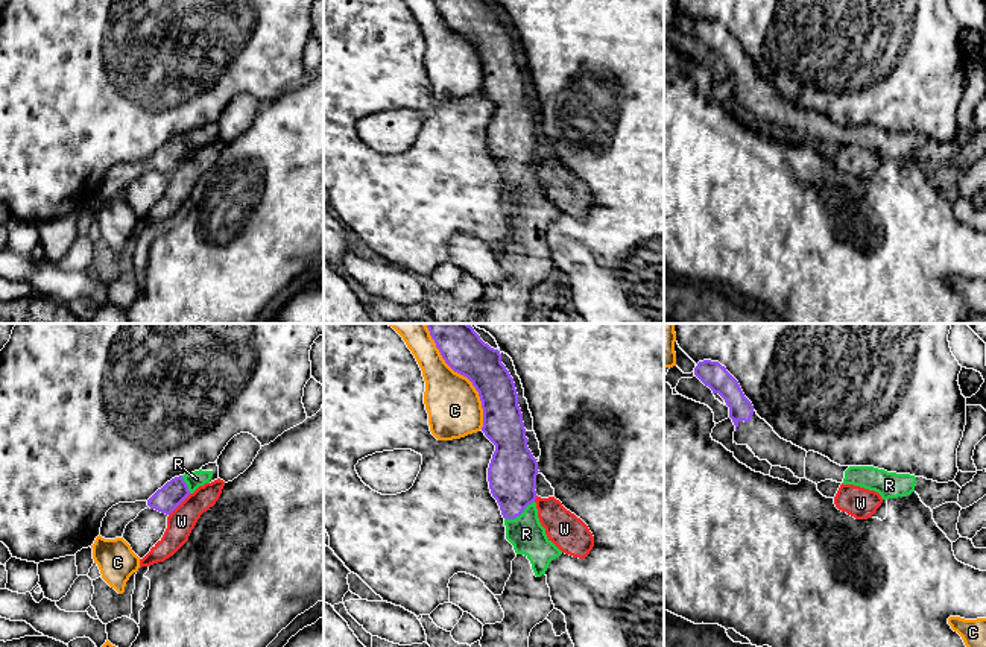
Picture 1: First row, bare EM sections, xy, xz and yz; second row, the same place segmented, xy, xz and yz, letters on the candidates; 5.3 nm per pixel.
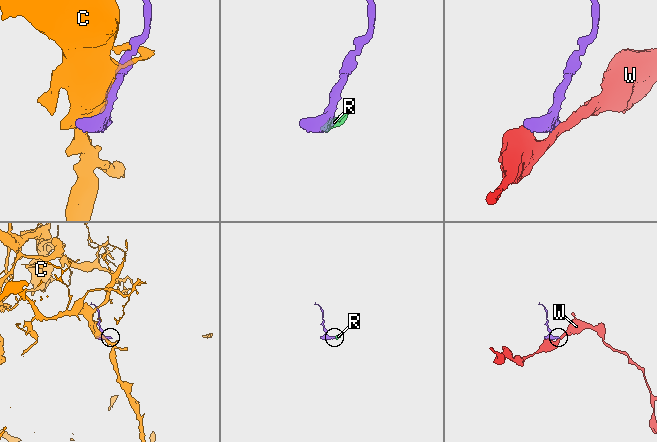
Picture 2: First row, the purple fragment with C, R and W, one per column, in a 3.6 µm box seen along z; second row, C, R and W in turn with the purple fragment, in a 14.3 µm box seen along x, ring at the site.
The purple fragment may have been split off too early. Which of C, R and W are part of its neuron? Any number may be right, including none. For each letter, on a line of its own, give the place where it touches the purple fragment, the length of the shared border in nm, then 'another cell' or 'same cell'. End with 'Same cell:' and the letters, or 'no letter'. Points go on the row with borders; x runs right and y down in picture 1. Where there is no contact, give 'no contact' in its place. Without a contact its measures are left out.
C: contact xz (464, 375); length 650 nm; another cell
R: contact xz (518, 515); length 190 nm; same cell
W: contact xy (180, 503); length 170 nm; another cell
Same cell: R

